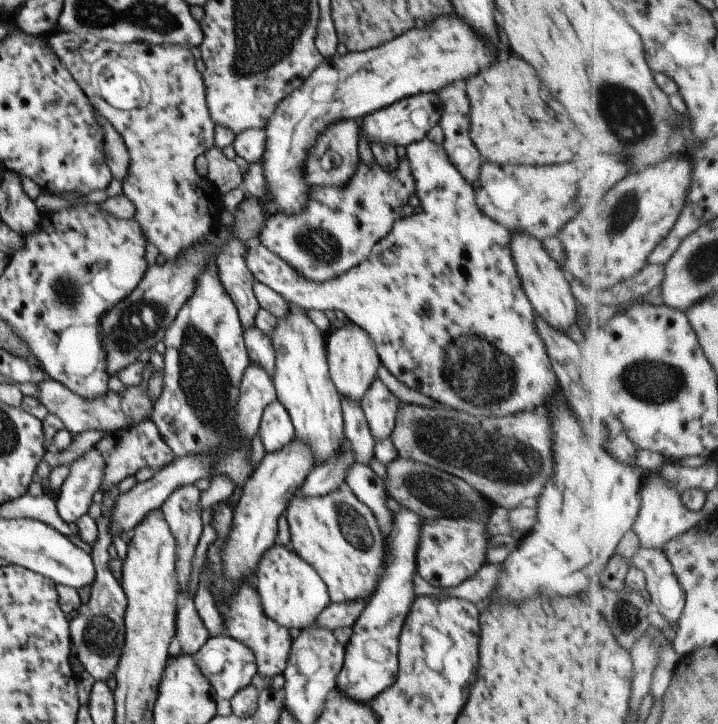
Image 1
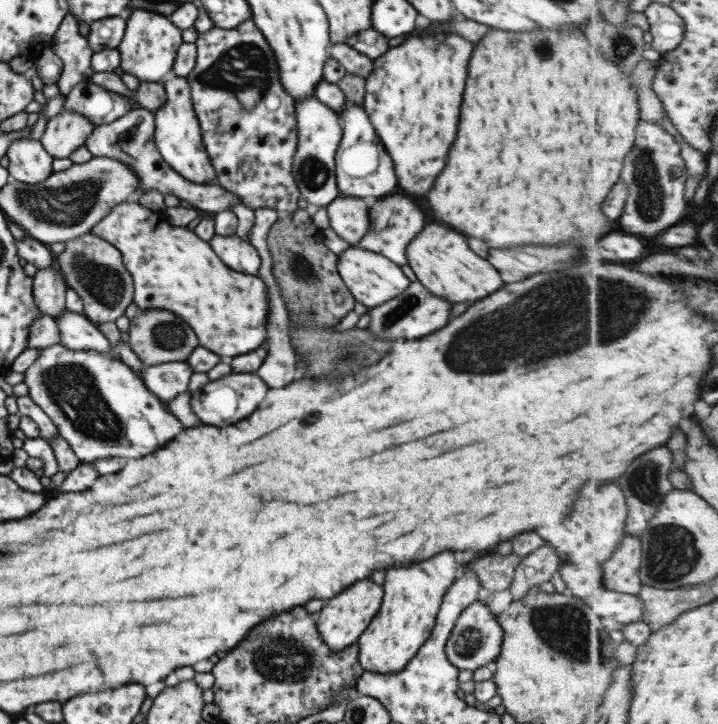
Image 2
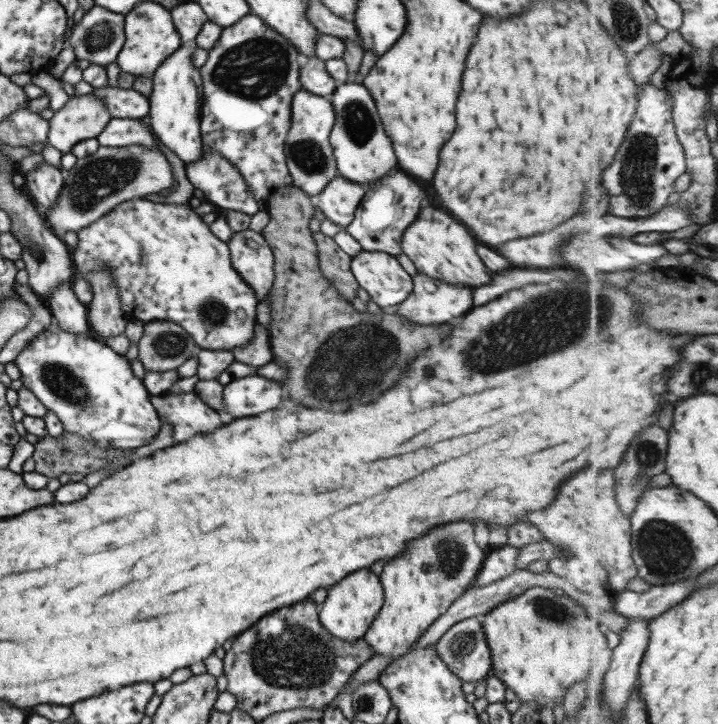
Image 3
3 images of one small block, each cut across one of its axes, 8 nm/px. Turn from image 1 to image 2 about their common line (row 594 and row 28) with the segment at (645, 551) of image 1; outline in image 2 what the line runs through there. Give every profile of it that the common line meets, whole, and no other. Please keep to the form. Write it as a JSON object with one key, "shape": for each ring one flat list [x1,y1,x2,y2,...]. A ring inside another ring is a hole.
{"shape":[[653,3,644,11,653,36,651,45,661,56,674,51,685,38,685,19,672,5]]}

